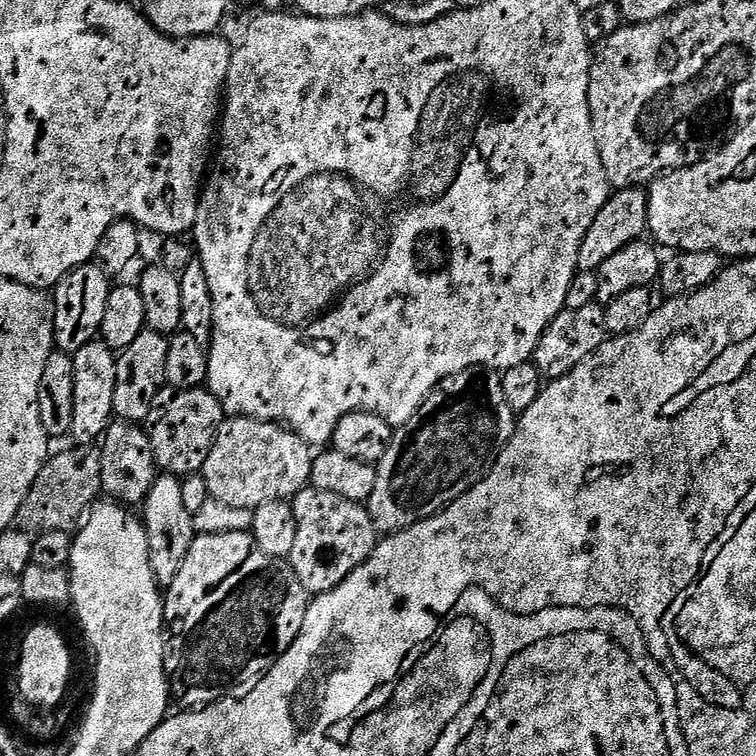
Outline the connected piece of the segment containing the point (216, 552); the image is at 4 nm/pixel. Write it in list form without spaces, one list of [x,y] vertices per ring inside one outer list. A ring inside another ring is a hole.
[[[248,530],[229,531],[225,533],[206,532],[200,536],[195,535],[190,541],[189,551],[182,566],[167,585],[168,594],[172,598],[185,598],[199,611],[211,613],[214,611],[218,594],[225,579],[239,573],[238,566],[249,556],[252,548],[255,549],[253,536]],[[196,604],[196,605],[192,605]]]

